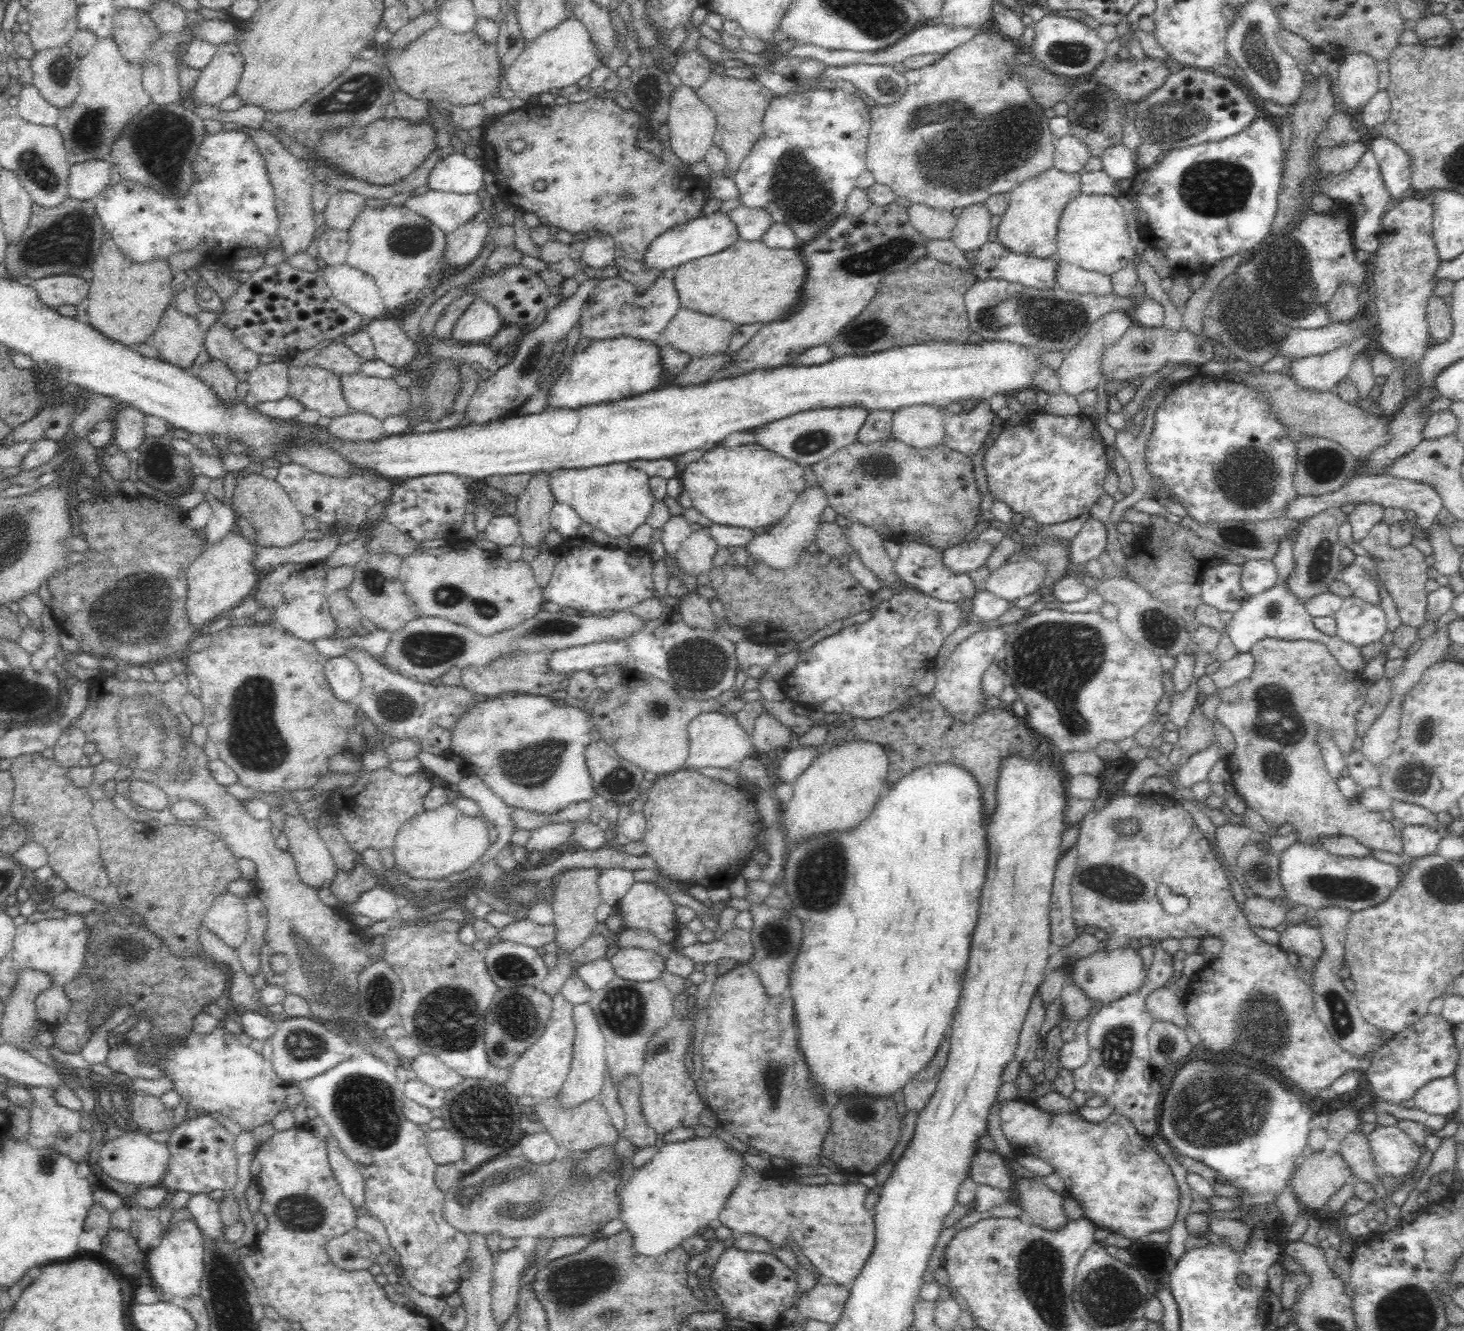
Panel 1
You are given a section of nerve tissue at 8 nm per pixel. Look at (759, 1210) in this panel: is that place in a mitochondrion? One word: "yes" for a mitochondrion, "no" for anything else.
no

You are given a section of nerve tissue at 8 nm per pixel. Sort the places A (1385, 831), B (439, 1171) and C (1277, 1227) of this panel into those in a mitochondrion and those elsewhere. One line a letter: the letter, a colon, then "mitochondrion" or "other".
A: other
B: other
C: other

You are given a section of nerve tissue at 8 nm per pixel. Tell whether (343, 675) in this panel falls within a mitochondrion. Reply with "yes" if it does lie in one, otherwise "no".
no

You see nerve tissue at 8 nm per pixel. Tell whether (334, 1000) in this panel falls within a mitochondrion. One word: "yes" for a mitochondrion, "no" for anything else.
yes

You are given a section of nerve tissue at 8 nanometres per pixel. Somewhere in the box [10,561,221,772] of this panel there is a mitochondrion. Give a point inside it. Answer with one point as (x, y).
(113, 620)

